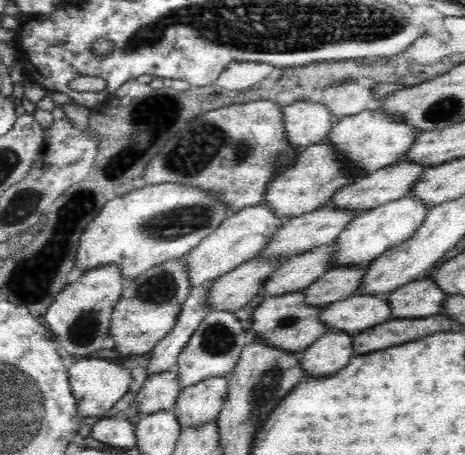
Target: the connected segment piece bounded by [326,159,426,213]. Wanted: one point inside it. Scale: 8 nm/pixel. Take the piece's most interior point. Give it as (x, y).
(390, 183)

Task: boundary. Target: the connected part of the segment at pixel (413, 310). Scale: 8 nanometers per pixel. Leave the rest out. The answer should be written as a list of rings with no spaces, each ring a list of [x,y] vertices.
[[[429,275],[421,276],[396,288],[386,295],[391,318],[426,319],[441,312],[441,306],[449,295],[439,290]]]

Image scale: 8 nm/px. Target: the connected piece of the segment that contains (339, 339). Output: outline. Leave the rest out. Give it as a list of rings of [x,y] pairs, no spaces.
[[[326,331],[314,344],[300,353],[304,379],[322,379],[344,368],[353,354],[353,335],[341,331]]]

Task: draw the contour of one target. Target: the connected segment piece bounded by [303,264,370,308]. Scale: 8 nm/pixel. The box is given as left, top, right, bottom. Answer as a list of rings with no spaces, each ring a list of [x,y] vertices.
[[[370,264],[326,271],[303,292],[305,303],[325,308],[334,301],[344,300],[356,294],[358,284],[361,284],[368,268]]]

